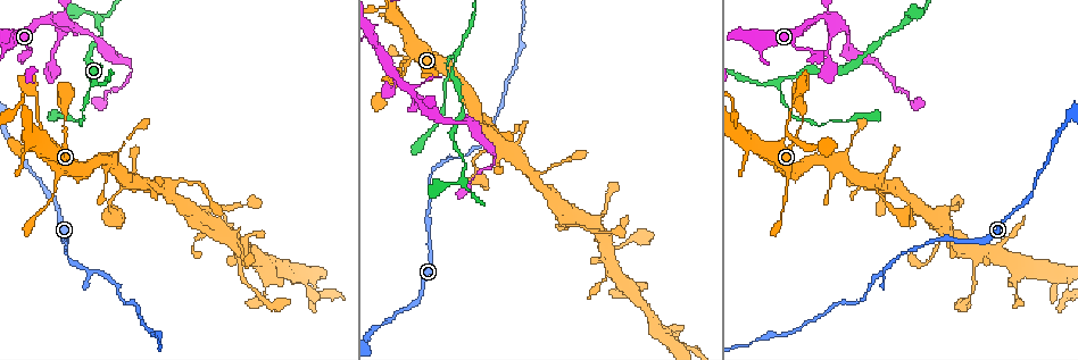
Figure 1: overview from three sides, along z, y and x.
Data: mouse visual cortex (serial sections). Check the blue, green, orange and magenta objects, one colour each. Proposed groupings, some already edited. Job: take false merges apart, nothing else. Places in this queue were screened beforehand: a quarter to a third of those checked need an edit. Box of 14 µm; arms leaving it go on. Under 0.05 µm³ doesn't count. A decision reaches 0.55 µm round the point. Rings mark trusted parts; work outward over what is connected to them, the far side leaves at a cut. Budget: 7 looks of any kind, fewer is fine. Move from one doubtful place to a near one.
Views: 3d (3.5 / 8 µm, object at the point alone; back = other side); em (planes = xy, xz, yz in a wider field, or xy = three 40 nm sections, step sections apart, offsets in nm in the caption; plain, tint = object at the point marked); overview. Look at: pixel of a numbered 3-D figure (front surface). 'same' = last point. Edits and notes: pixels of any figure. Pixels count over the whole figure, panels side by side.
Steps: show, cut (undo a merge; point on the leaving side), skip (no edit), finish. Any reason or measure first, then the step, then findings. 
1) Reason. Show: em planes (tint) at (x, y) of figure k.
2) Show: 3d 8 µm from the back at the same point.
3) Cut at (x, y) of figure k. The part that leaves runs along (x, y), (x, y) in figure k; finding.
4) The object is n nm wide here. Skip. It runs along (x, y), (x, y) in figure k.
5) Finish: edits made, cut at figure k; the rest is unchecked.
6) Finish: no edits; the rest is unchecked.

A narrow waist. Show: 3d 3.5 µm at (885, 272) of figure 1.

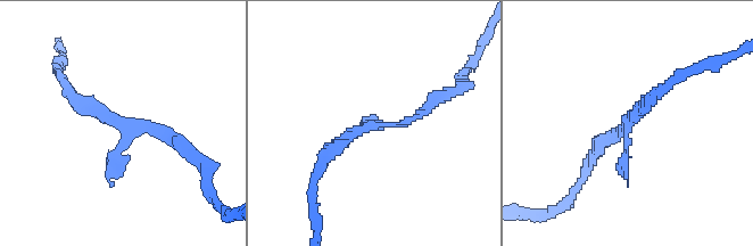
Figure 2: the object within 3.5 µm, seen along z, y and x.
Now the EM. Show: em xy step 5 (plain) at (396, 125) of figure 2.

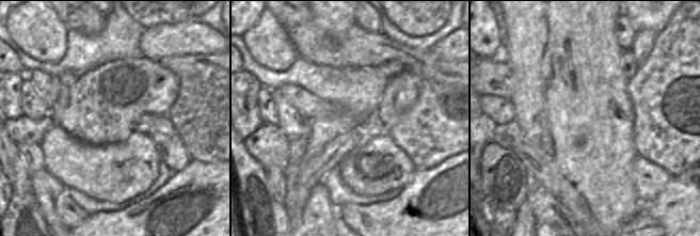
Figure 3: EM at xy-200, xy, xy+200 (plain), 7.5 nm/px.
Show: em xy step 5 (tint) at the same point.

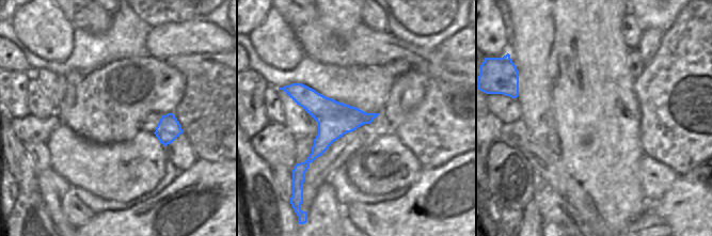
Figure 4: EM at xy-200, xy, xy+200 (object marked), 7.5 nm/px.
Skip. It runs along (77, 100), (199, 160) in figure 2; one cell here.

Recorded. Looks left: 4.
Calibre changes. Show: 3d 3.5 µm at (55, 185) of figure 1.

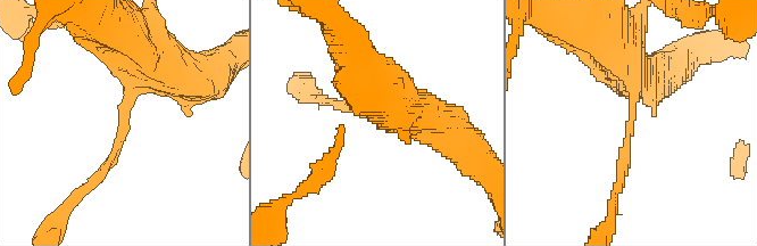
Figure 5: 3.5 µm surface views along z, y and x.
The arms are 150, 500 nm wide. Show: em xy step 5 (tint) at (632, 113) of figure 5.

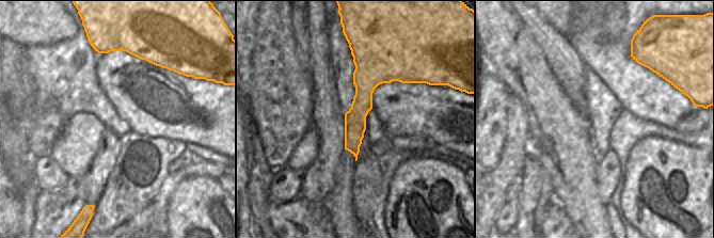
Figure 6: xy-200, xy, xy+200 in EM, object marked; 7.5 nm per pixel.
The object is 160 nm wide here. Skip. It runs along (364, 49), (354, 152) in figure 6; one cell here.

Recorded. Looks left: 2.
Show: 3d 3.5 µm at (789, 135) of figure 1.

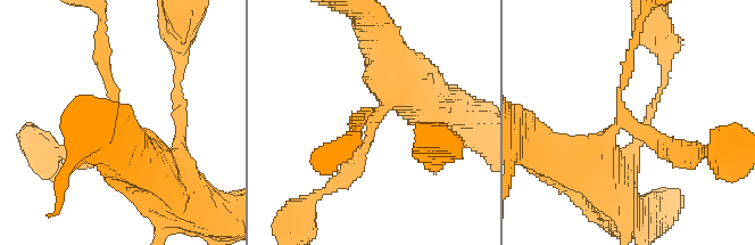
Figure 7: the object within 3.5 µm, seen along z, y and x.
3 arms meet here; the arms are 150, 200, 600 nm wide; now the EM. Show: em xy step 3 (tint) at (383, 111) of figure 7.

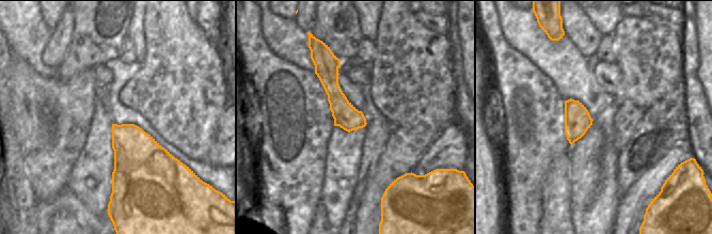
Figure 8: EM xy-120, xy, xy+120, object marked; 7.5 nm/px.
Skip. All the same cell.

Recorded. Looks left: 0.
Finish: no edits; the rest is unchecked.

